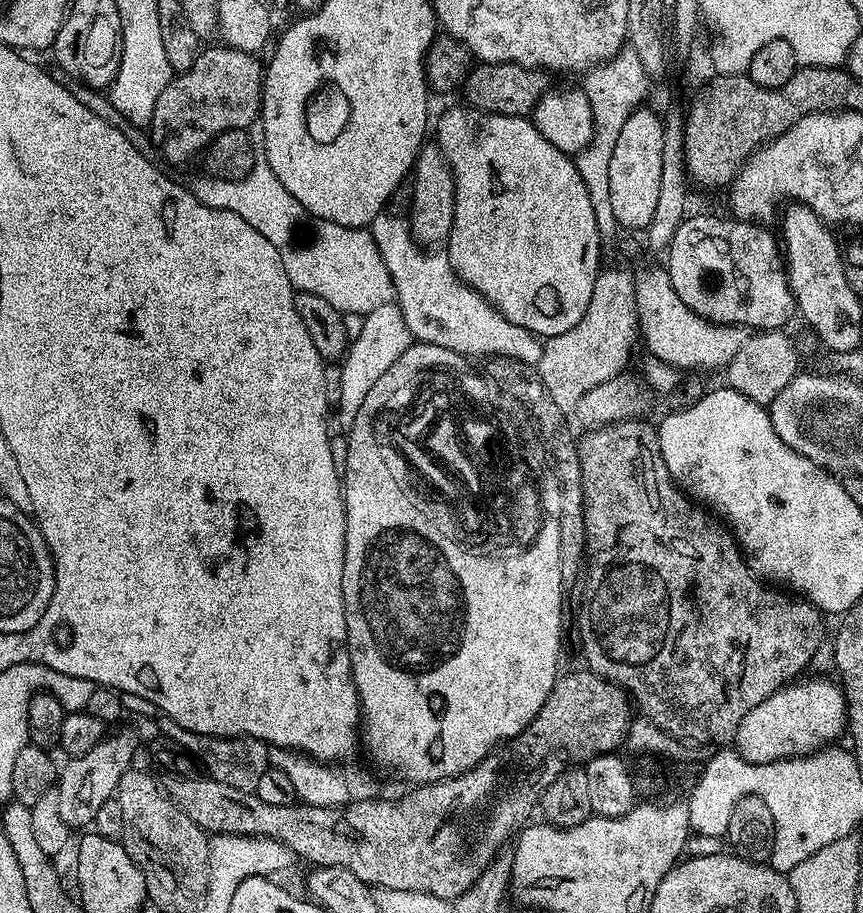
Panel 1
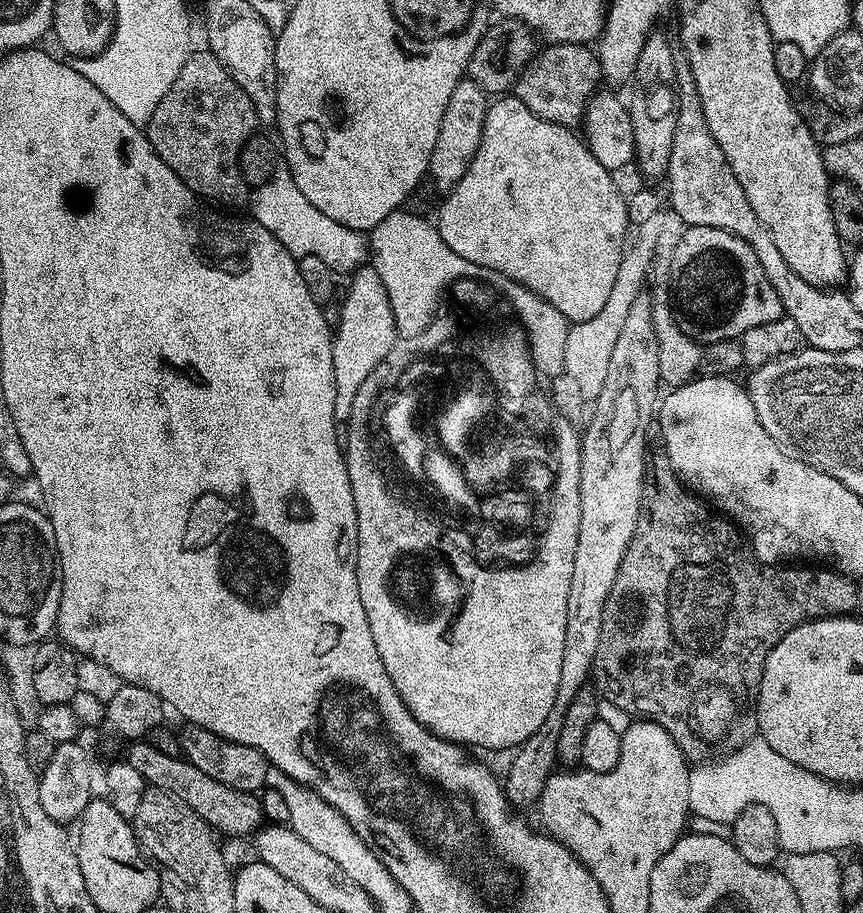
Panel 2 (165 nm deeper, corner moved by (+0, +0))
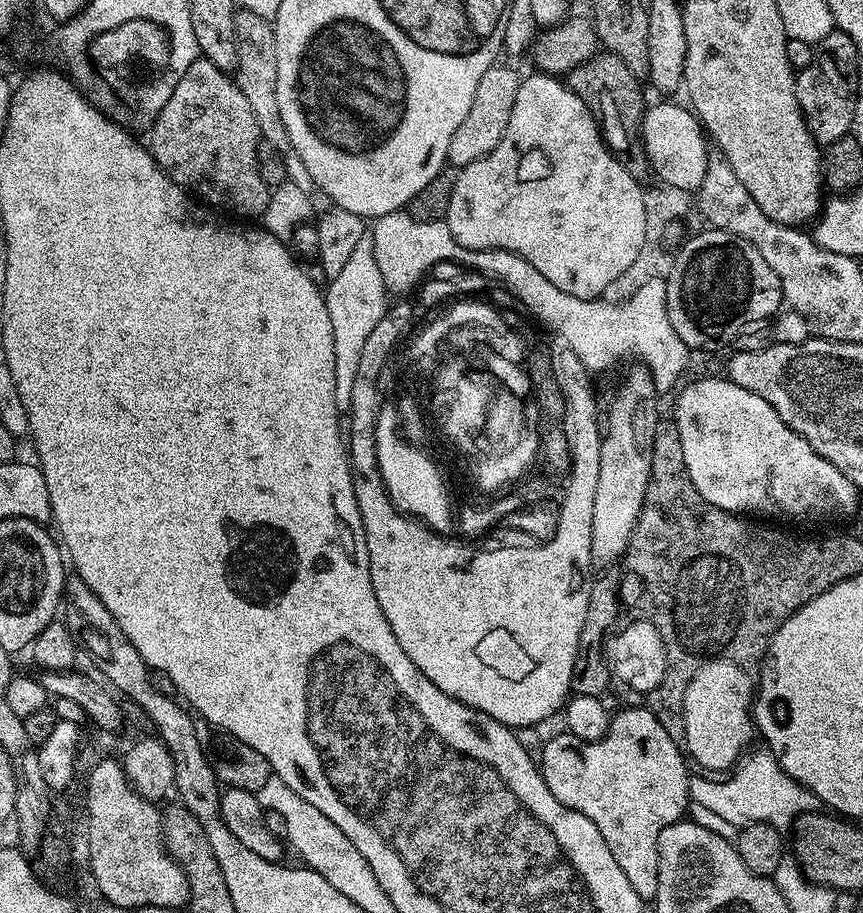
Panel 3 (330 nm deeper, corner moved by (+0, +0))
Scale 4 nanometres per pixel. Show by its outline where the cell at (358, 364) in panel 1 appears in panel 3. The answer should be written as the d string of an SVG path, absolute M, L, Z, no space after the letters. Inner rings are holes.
M368 242L358 245L330 286L332 289L327 289L326 295L330 322L334 322L334 346L338 350L338 402L341 412L351 412L354 386L358 386L358 370L362 370L362 358L366 358L370 338L374 338L378 326L386 322L394 305L390 294L386 294L382 274L378 274L378 265L374 262L374 250Z

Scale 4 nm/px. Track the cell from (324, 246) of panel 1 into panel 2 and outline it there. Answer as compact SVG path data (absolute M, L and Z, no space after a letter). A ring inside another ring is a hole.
M273 171L271 178L251 193L251 204L251 219L266 226L266 230L270 230L270 234L274 234L278 242L282 242L291 256L322 258L322 262L326 262L326 266L330 266L336 274L352 274L357 268L363 268L369 263L369 237L350 226L342 226L342 222L334 222L334 218L326 218L326 214L322 214L322 210L312 205L302 194L302 190L298 190L291 172Z

